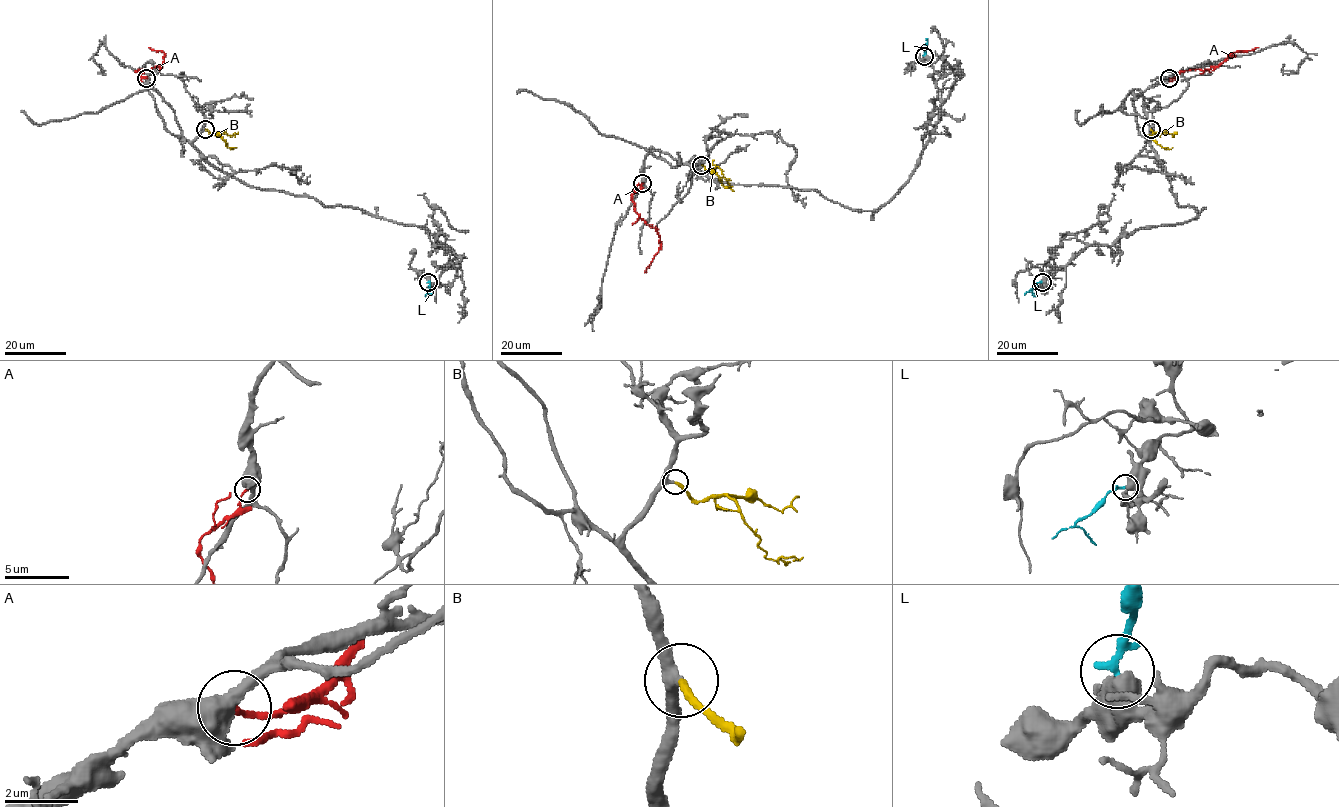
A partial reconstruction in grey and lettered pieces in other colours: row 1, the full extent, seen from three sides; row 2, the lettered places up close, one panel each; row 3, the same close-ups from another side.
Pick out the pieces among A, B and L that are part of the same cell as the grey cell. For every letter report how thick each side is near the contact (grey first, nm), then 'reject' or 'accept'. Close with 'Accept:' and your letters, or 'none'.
A: calibres 550 and 150 nm; reject
B: calibres 280 and 220 nm; accept
L: calibres 650 and 220 nm; reject
Accept: B

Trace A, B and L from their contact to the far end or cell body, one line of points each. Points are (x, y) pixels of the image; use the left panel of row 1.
A: (146, 78), (135, 71), (160, 66), (165, 55), (149, 48)
B: (206, 129), (210, 134), (218, 132), (228, 148), (236, 147)
L: (429, 282), (430, 291), (425, 296)

